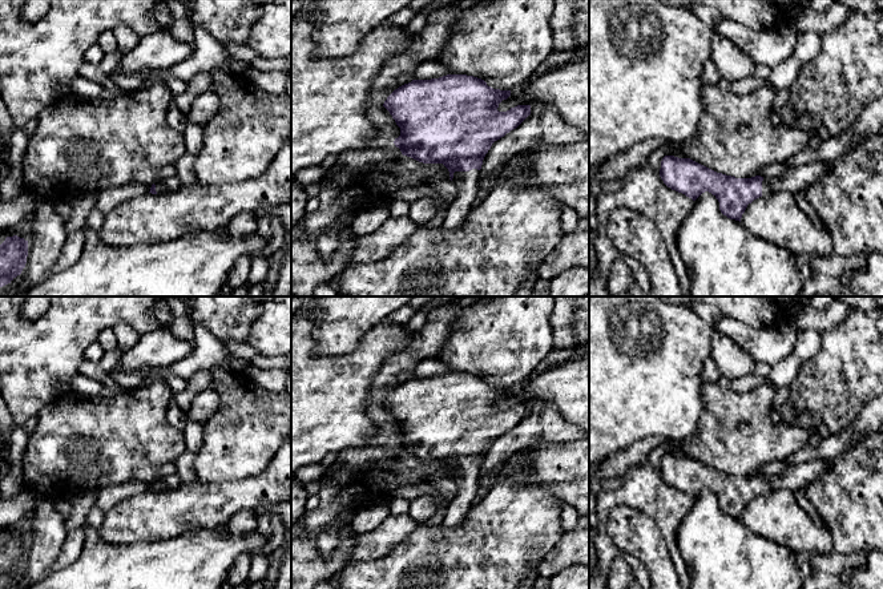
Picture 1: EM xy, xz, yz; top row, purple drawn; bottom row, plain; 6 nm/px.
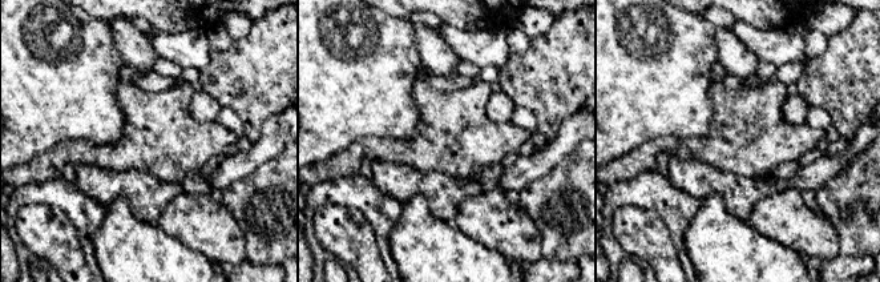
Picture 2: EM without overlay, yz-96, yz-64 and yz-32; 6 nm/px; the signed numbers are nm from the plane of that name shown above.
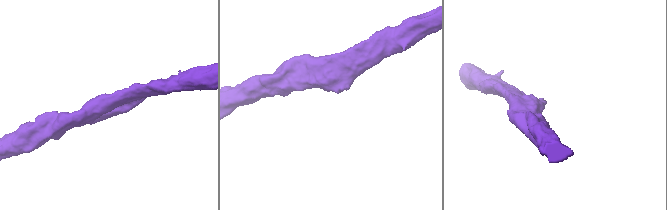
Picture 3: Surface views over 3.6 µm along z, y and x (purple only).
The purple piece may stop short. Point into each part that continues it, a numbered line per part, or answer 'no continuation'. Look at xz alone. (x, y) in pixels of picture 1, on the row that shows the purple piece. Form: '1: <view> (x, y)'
1: xz (467, 182)

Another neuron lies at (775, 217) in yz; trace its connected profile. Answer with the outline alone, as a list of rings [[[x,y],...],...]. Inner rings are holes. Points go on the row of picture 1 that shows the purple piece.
[[[773,191],[765,194],[747,205],[741,218],[742,225],[754,235],[773,242],[775,246],[786,249],[794,257],[809,255],[828,255],[834,251],[830,233],[824,226],[818,227],[805,214],[790,191]]]

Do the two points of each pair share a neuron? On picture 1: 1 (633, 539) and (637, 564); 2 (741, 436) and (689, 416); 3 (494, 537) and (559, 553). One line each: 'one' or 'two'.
1: two
2: two
3: two

